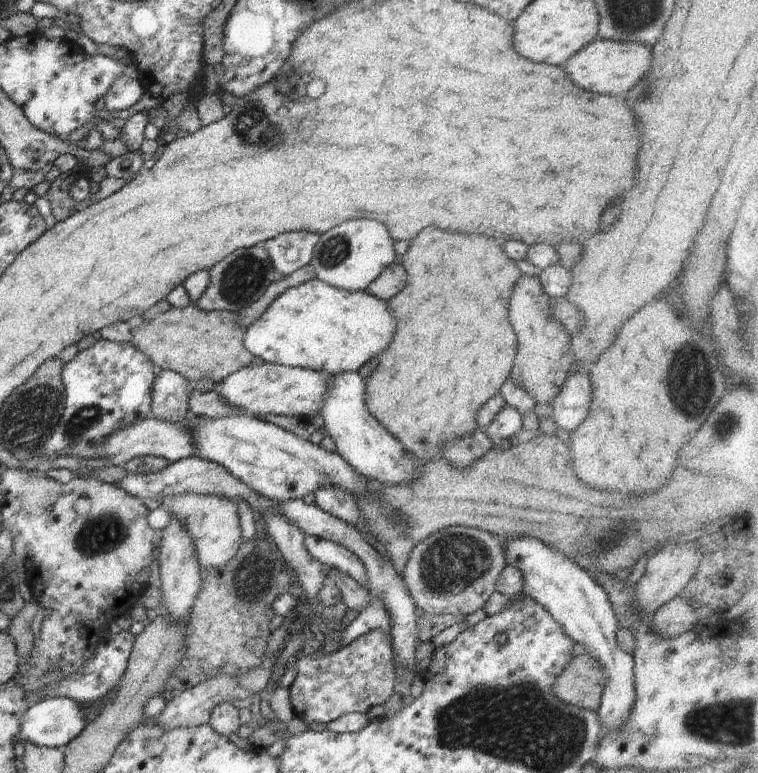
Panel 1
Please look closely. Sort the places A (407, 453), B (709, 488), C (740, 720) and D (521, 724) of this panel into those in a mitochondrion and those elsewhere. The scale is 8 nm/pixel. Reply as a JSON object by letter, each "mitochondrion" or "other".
{"A":"other","B":"other","C":"mitochondrion","D":"mitochondrion"}

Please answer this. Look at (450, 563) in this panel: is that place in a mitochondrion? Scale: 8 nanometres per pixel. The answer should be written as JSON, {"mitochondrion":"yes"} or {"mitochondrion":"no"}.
{"mitochondrion":"yes"}

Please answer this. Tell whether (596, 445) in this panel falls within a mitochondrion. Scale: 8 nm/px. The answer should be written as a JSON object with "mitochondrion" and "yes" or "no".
{"mitochondrion":"no"}

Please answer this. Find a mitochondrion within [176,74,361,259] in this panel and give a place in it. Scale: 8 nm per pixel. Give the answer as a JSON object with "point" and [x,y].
{"point":[254,130]}

